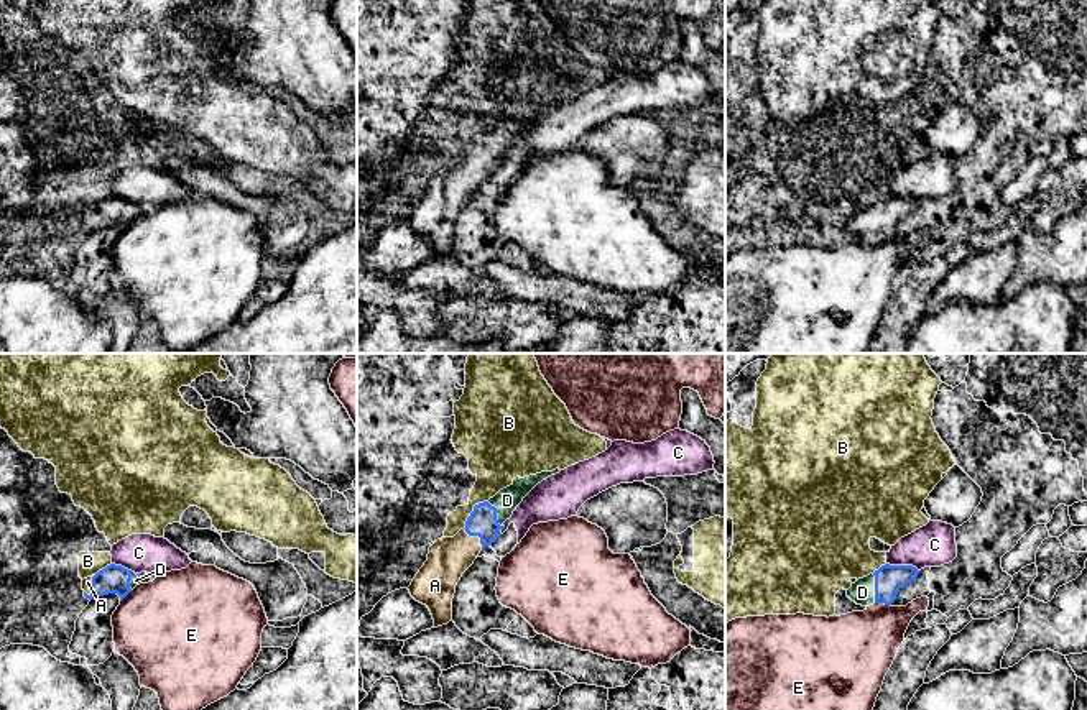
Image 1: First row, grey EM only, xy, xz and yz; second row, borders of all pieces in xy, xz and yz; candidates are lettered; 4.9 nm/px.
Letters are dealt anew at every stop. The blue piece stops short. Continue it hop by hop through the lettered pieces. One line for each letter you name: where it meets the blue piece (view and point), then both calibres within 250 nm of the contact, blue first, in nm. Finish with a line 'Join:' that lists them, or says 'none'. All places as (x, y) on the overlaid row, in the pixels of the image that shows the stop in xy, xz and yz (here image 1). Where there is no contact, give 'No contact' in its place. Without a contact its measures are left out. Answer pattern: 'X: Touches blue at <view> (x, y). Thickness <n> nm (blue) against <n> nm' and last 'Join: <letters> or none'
A: Touches blue at xz (476, 534). Thickness 140 nm (blue) against 200 nm
D: Touches blue at xz (495, 518). Thickness 140 nm (blue) against 120 nm
Join: A, D

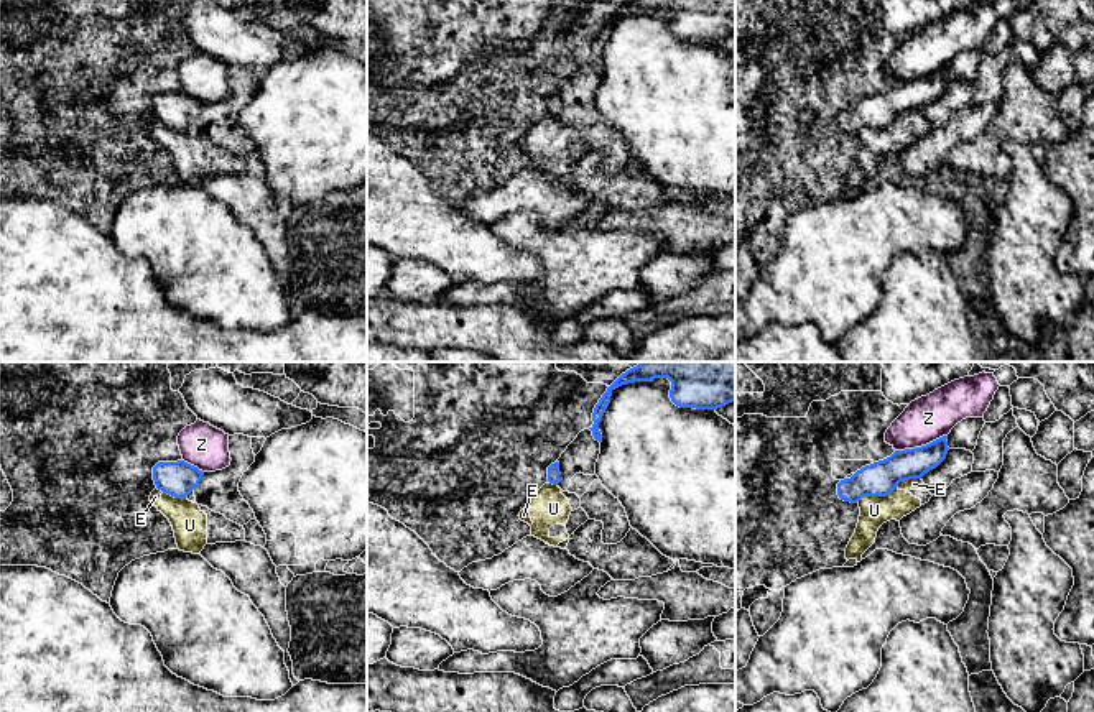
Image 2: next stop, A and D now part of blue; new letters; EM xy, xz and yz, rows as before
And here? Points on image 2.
Join: none

